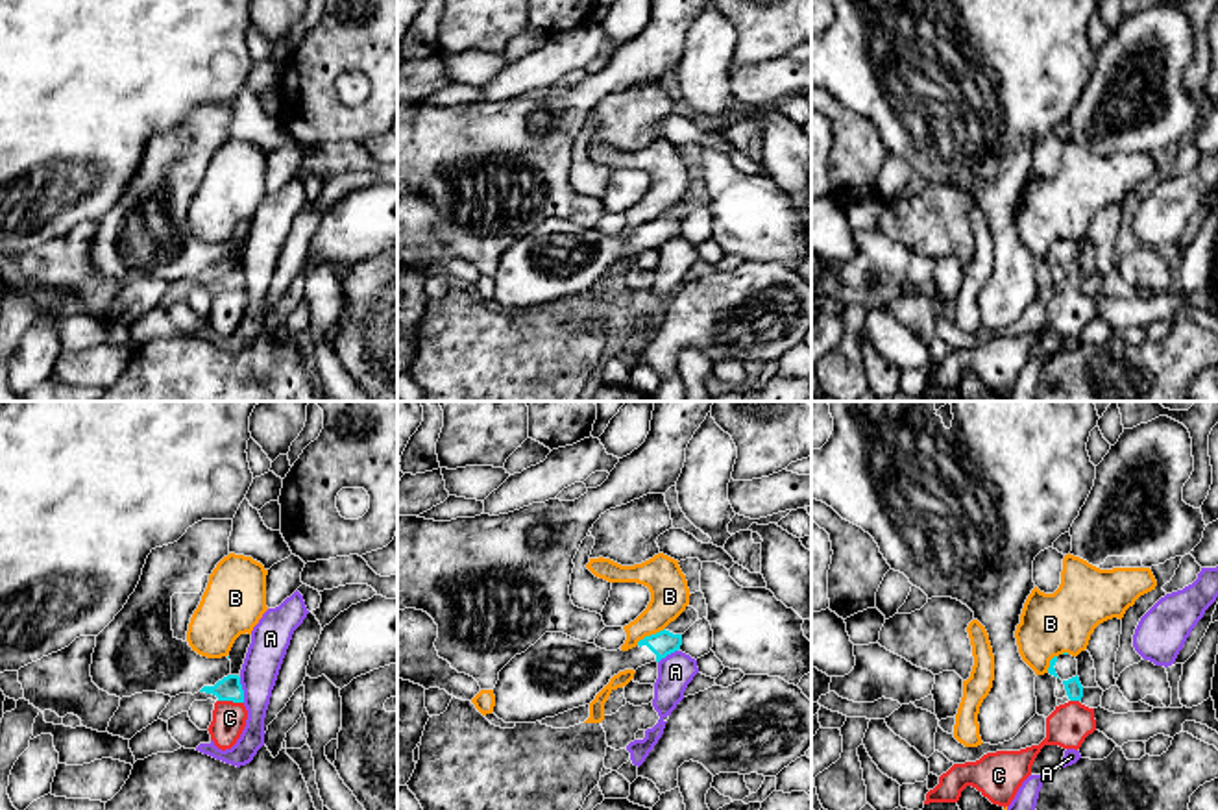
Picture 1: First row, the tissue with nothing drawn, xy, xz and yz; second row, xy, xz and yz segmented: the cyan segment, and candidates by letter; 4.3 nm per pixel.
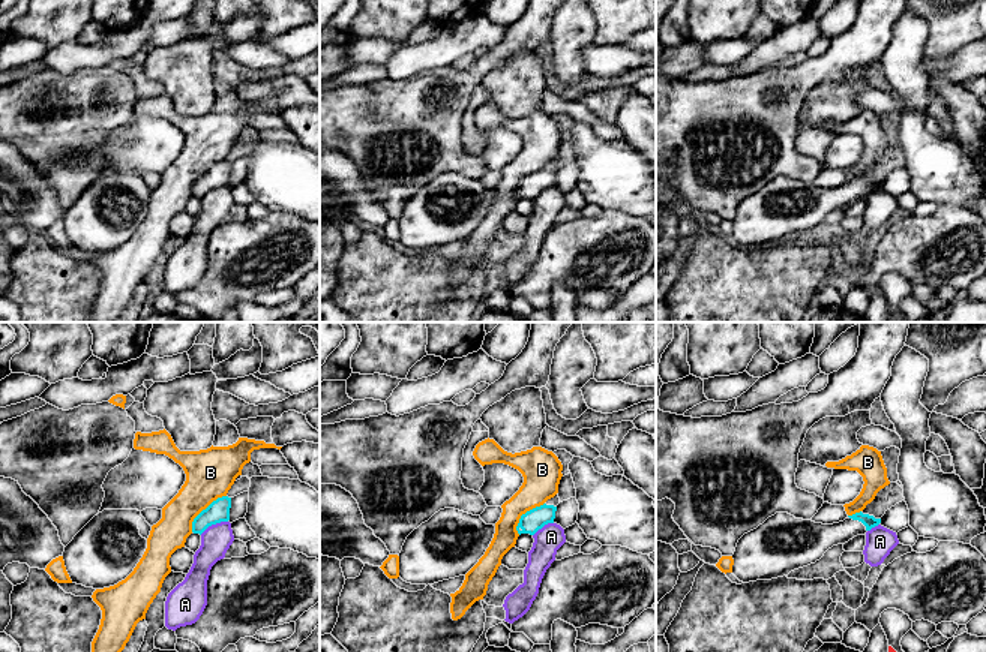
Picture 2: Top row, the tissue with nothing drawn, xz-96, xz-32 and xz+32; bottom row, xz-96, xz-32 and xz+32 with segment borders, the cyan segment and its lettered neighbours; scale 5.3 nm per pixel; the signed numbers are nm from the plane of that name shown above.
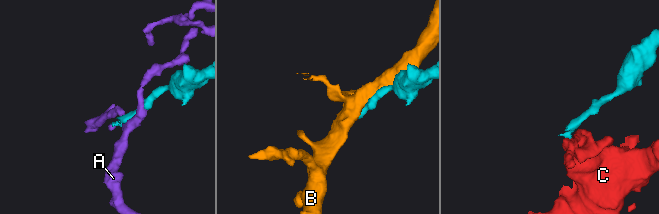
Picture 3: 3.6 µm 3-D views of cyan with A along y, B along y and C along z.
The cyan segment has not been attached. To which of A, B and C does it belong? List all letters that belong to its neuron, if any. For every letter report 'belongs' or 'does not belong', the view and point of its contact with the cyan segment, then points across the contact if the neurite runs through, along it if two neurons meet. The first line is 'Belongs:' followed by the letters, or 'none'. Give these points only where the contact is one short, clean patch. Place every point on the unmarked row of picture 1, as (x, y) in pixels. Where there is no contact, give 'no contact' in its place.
Belongs: none
A: does not belong; contact xy (243, 276)
B: does not belong; contact xz (651, 220)
C: does not belong; contact xy (231, 285)

